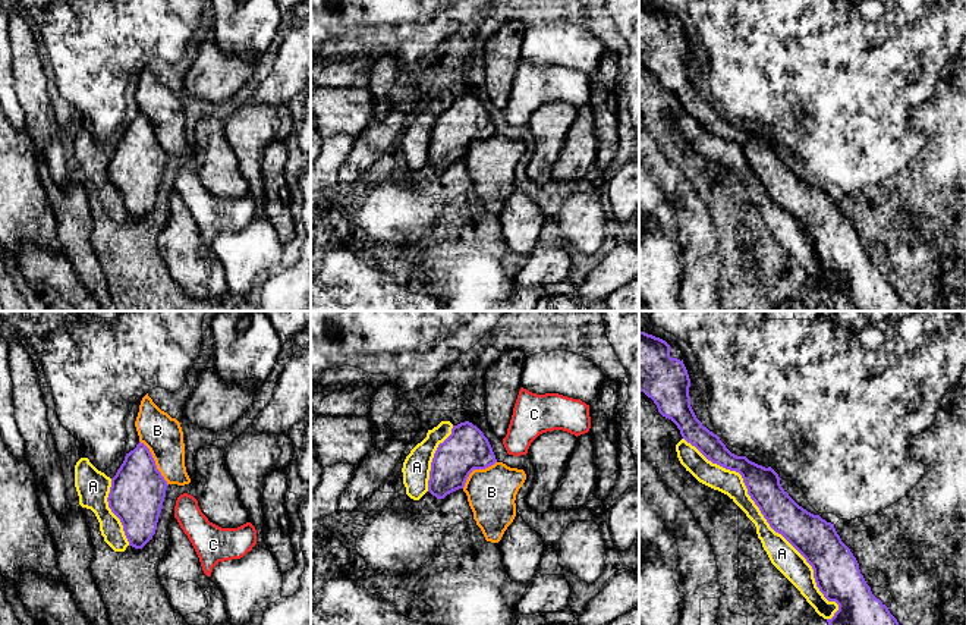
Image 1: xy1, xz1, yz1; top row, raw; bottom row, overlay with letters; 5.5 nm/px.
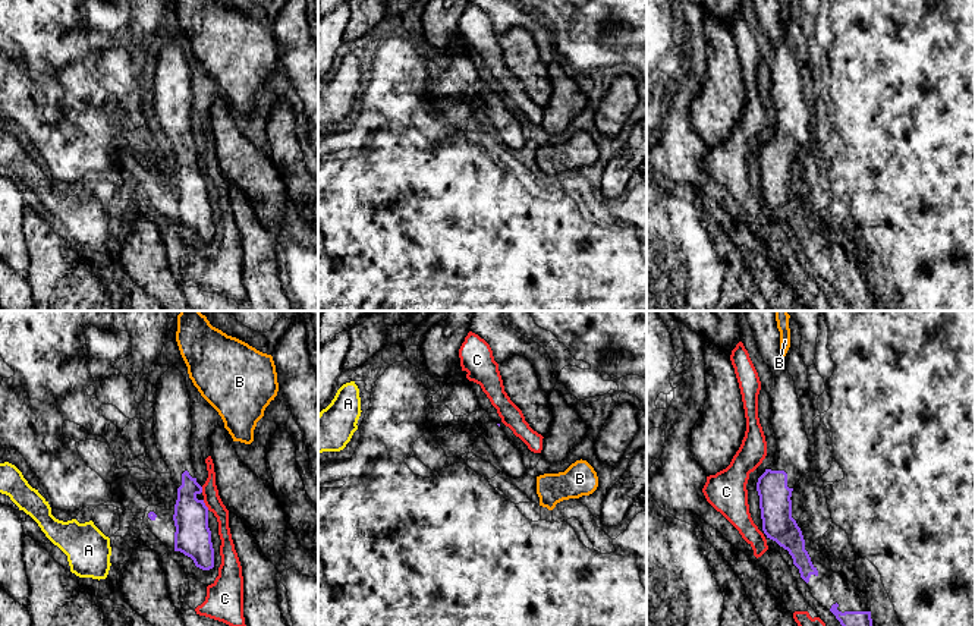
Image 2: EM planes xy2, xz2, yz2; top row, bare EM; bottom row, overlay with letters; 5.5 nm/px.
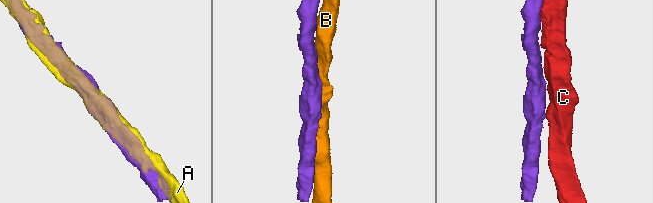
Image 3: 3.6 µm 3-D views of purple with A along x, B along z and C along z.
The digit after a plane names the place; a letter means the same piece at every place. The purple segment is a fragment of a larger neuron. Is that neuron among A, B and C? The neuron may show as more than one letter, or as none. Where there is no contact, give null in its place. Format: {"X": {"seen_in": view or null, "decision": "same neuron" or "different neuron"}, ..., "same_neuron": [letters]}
{"A": {"seen_in": "yz1", "decision": "different neuron"}, "B": {"seen_in": "xy1", "decision": "different neuron"}, "C": {"seen_in": "xy2", "decision": "different neuron"}, "same_neuron": []}

